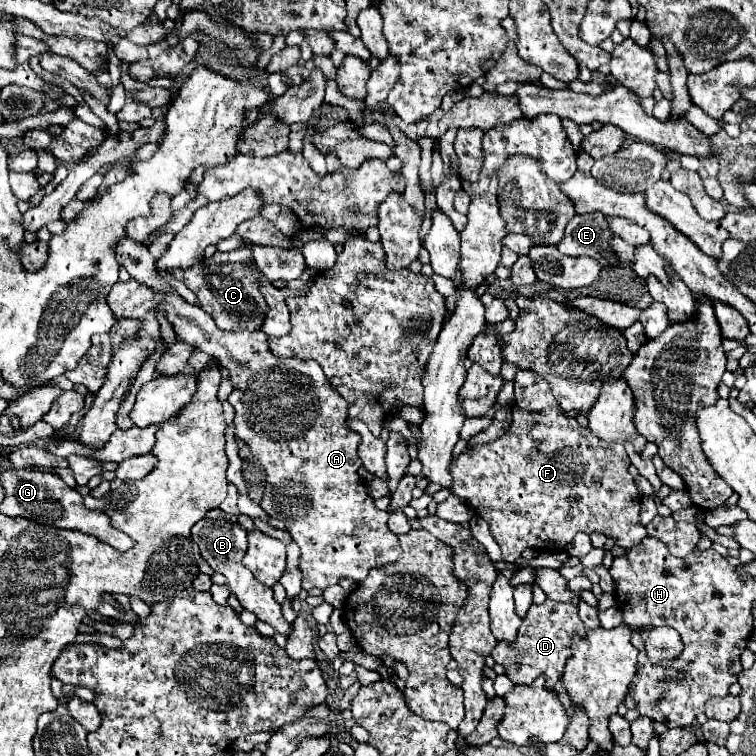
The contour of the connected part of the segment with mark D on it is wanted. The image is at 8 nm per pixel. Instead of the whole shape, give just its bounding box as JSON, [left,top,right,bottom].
[492,600,586,688]

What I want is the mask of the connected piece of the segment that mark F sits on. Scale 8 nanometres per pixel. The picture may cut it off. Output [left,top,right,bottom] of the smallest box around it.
[450,370,646,562]

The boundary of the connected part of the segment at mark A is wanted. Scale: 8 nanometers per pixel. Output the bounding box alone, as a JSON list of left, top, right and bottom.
[116,238,402,590]

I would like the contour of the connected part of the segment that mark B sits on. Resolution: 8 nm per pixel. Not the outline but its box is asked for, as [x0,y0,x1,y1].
[192,514,290,634]

